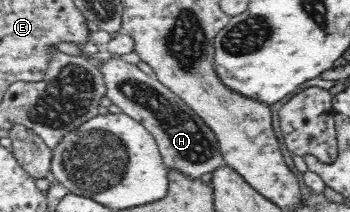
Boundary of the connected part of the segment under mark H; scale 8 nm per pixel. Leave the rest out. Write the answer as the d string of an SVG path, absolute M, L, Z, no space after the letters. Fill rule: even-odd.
M118 55L93 61L102 73L106 98L150 132L168 170L175 168L190 178L200 178L206 172L228 166L223 161L216 135L204 123L204 119L156 76L144 73L138 65L128 63Z

